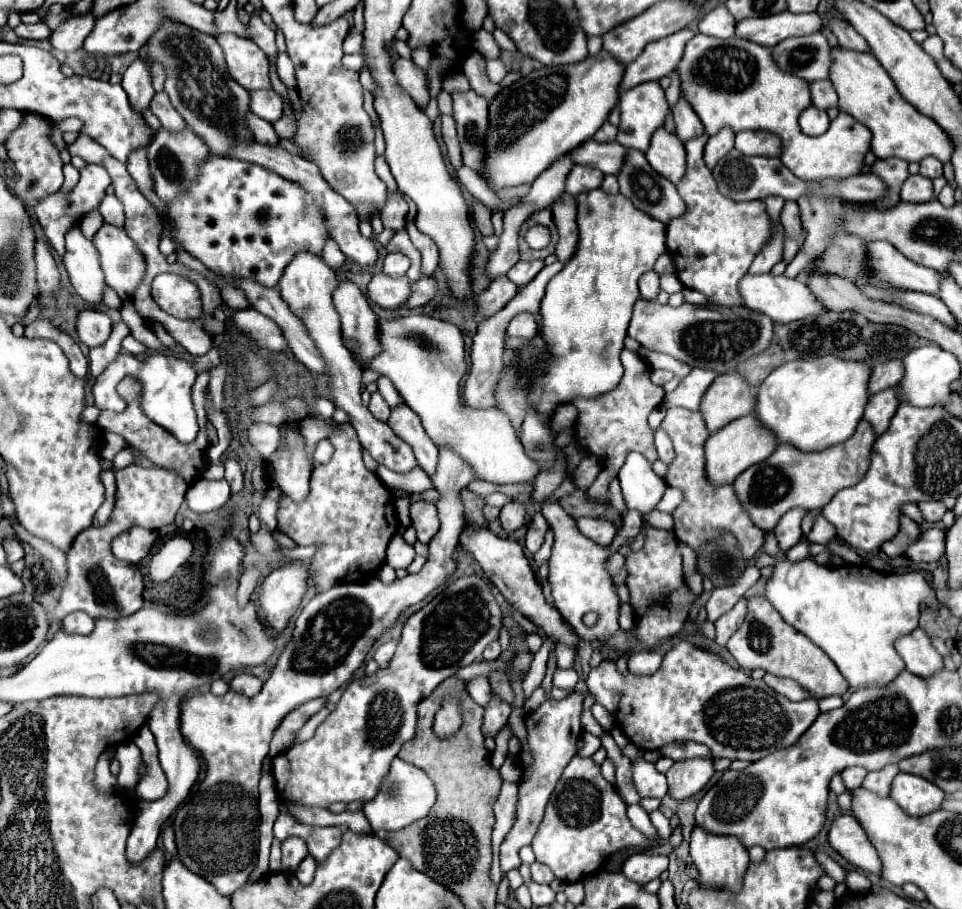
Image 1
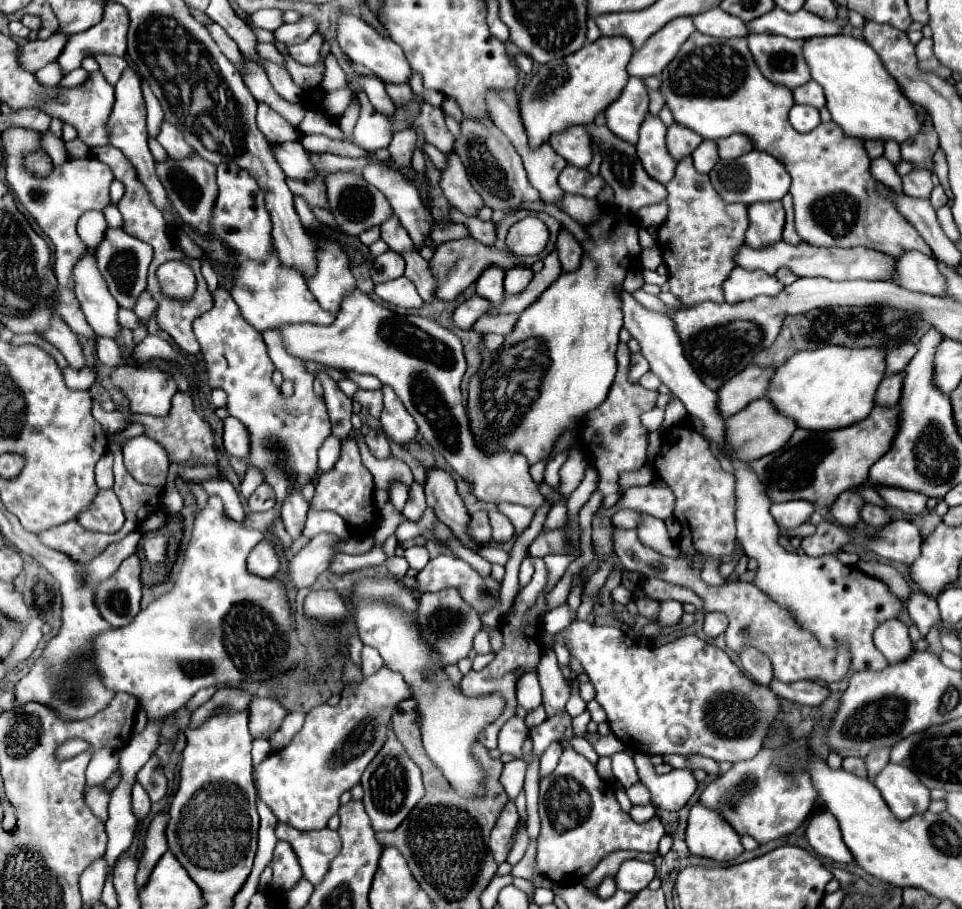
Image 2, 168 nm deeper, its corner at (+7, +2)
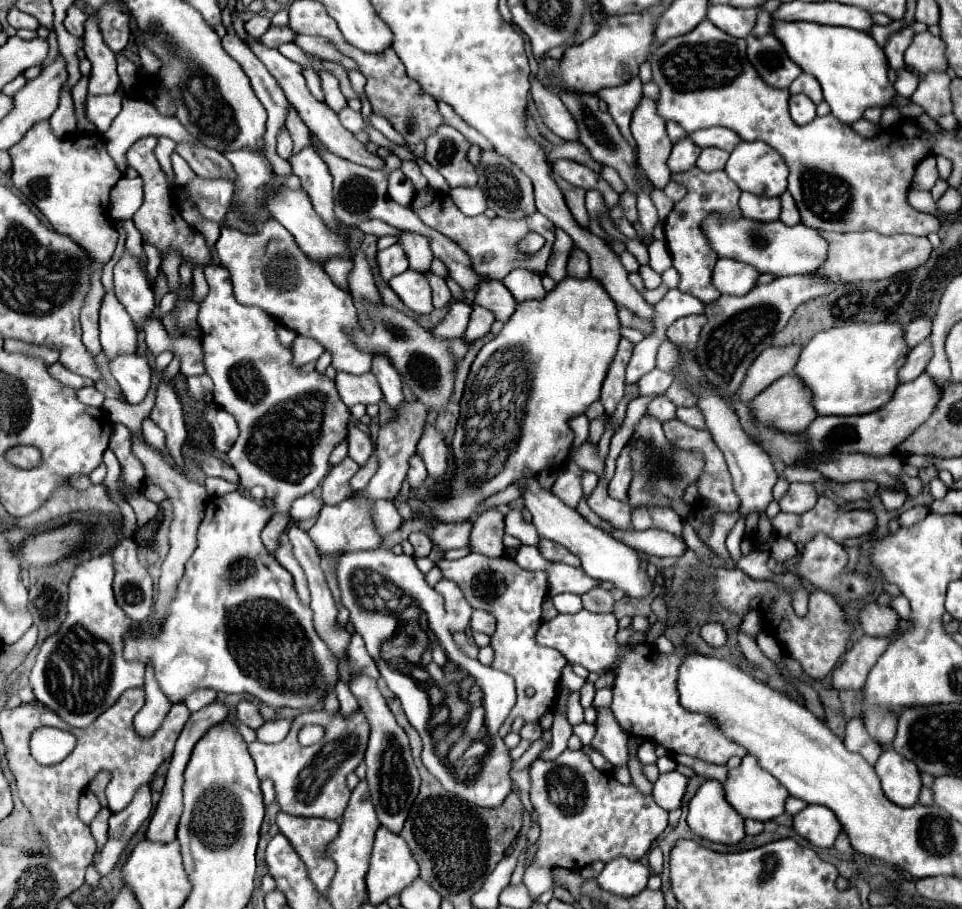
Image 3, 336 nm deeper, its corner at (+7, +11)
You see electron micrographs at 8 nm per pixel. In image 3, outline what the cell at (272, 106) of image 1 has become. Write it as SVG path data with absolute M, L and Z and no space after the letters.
M281 128L279 134L277 134L277 154L279 154L281 158L287 160L287 158L291 156L291 152L293 152L293 140L291 140L291 134L289 134L287 128Z

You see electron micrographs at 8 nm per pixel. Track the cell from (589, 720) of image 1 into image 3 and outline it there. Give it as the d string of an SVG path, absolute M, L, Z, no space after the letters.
M567 664L565 668L563 668L563 676L561 676L561 682L571 690L571 692L579 692L581 688L583 688L583 684L585 684L585 680L583 678L579 678L579 676L575 676L573 674L573 670L571 670L571 664Z

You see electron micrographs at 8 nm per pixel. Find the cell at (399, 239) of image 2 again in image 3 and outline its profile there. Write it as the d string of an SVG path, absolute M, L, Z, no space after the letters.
M401 230L401 234L399 234L399 244L401 244L401 248L405 250L405 254L407 254L407 258L409 258L409 268L411 268L411 270L425 272L425 270L431 266L433 252L431 252L431 248L429 248L425 236L419 236L419 234Z

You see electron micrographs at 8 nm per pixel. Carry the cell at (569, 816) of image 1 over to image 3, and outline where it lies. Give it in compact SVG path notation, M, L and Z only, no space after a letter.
M565 750L565 752L561 752L555 760L549 760L549 762L547 762L547 760L535 760L535 762L531 764L531 768L529 768L529 778L531 778L531 790L529 790L531 802L533 802L533 806L535 806L535 810L537 810L537 814L539 814L539 824L541 824L541 836L539 836L539 840L537 840L537 850L535 850L533 858L531 858L531 864L533 864L533 866L539 866L539 868L567 868L567 870L579 872L581 868L585 868L587 864L593 864L593 862L597 862L597 860L609 862L609 860L613 860L613 858L617 858L617 856L625 856L625 858L629 858L629 860L639 860L639 858L649 850L651 842L667 828L667 810L663 810L661 806L657 806L655 800L653 800L653 796L643 796L641 792L637 792L637 788L635 788L633 784L623 786L623 784L619 784L613 776L607 778L603 772L599 772L599 770L591 764L591 760L587 758L587 754L585 754L583 750Z

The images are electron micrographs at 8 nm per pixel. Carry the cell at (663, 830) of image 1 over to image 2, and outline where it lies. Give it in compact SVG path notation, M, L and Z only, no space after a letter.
M647 803L647 805L633 805L629 815L635 821L647 821L647 819L651 819L651 815L655 815L655 807L651 803Z

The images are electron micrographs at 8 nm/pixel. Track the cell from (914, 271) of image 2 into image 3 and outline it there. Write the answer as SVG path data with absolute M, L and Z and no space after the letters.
M821 232L821 234L829 240L829 258L825 260L825 266L819 268L815 274L841 282L883 280L901 272L917 270L929 260L933 250L927 238L911 234L895 234L895 236L883 236L877 232L851 232L851 234Z

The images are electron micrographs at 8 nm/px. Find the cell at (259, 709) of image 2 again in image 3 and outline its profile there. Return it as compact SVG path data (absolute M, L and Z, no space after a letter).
M241 700L237 704L237 712L235 714L237 714L237 720L243 722L243 724L247 724L249 728L257 730L257 728L261 728L265 724L265 720L263 720L257 704L251 702L251 700Z

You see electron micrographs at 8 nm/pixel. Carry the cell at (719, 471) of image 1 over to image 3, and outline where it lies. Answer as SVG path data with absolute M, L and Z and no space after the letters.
M791 374L781 376L779 380L775 380L771 386L767 386L759 396L755 396L751 402L751 414L755 416L757 422L775 428L779 432L785 434L799 434L803 432L803 428L807 428L807 424L811 420L815 420L817 412L811 408L811 398L807 396L807 388L803 388L803 384L799 384L799 380L795 380Z

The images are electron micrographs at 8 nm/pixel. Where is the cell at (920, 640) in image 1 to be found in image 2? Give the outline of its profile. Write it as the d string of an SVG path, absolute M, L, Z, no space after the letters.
M889 619L881 623L875 629L873 643L889 663L899 663L913 651L913 641L909 639L907 627L899 619Z

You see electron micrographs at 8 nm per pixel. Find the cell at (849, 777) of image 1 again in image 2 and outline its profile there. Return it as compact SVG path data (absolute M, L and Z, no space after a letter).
M845 757L843 759L843 769L857 773L859 777L867 777L867 767L865 767L865 759L859 757Z

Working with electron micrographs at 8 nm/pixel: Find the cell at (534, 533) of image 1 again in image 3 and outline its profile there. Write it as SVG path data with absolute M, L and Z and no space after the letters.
M541 538L537 548L539 548L541 556L547 558L549 562L563 562L563 564L569 564L569 566L579 566L579 556L575 556L573 552L567 552L567 548L555 544L553 540Z

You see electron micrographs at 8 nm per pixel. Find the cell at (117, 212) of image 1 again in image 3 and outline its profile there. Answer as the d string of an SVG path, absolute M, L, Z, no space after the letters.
M121 220L121 224L123 224L125 234L127 234L127 238L125 238L125 246L127 246L127 250L129 250L133 256L137 256L137 258L145 260L145 252L143 252L143 240L141 240L139 230L135 228L135 224L133 224L131 220Z

